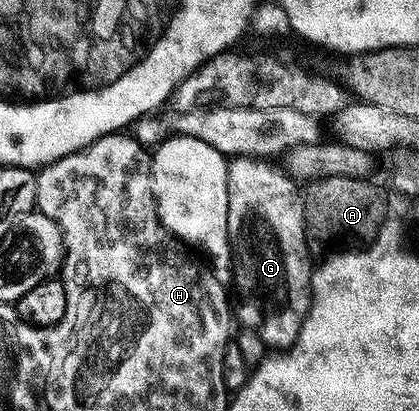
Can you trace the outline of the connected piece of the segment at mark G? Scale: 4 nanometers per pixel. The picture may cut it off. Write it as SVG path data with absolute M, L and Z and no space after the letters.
M235 157L229 161L229 170L227 171L227 235L229 236L229 251L231 254L231 270L233 269L233 289L231 285L231 297L235 302L235 317L241 320L240 328L242 330L252 330L257 333L259 339L270 350L284 351L289 349L295 343L299 331L303 327L303 319L307 319L309 304L313 298L313 270L314 266L309 265L309 252L311 246L305 237L305 198L298 182L287 175L280 168L275 169L268 162L255 157Z

